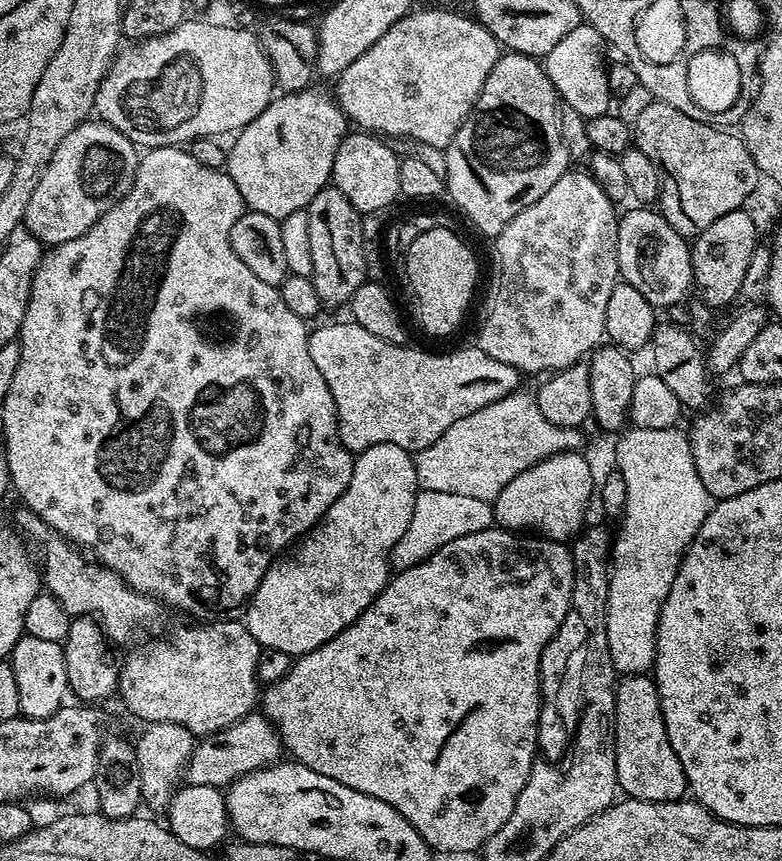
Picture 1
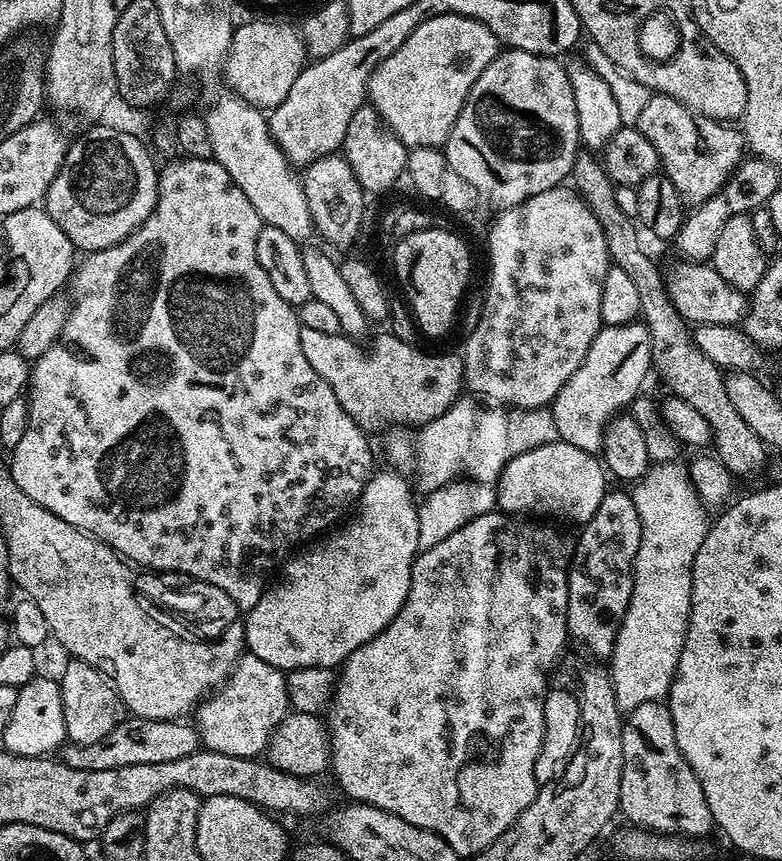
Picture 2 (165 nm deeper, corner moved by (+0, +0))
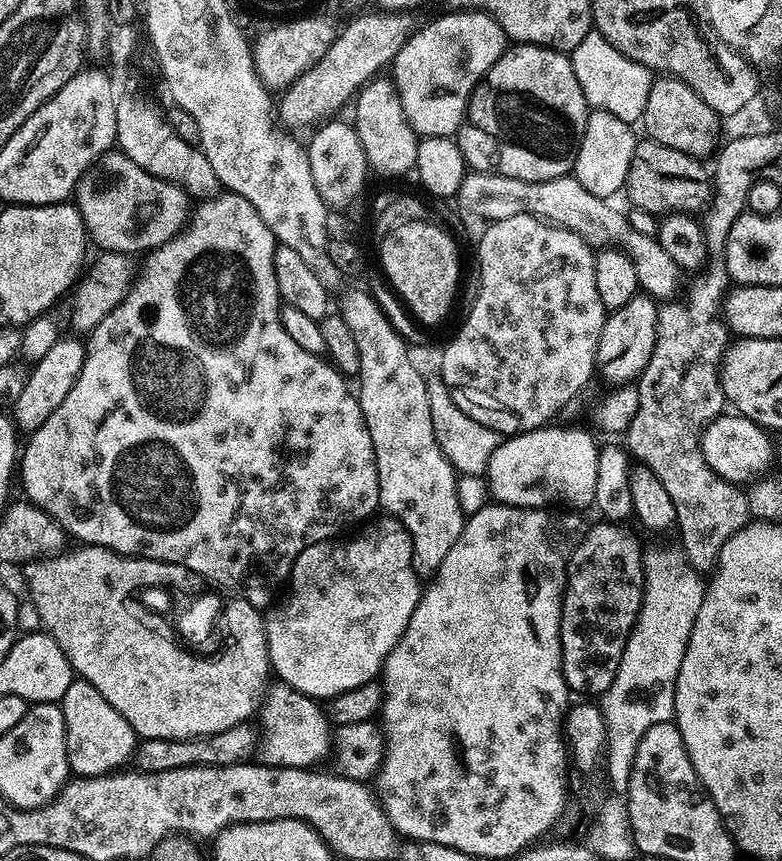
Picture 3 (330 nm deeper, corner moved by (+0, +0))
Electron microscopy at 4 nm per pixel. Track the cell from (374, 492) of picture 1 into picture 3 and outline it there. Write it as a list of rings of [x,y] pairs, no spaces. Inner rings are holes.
[[[383,519],[361,527],[353,540],[333,538],[306,546],[292,563],[292,589],[284,604],[269,607],[264,617],[272,672],[280,675],[277,677],[283,683],[317,702],[327,702],[333,696],[377,679],[420,601],[422,584],[412,568],[410,534],[398,521]]]

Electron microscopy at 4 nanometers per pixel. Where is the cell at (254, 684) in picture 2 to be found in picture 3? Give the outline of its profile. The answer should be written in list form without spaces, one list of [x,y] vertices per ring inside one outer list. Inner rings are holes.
[[[276,682],[271,685],[266,699],[262,705],[262,717],[264,716],[264,728],[262,727],[262,743],[258,749],[259,763],[268,764],[271,768],[310,768],[315,769],[328,752],[334,748],[334,732],[330,727],[330,721],[325,709],[312,697],[294,690],[290,685]]]

